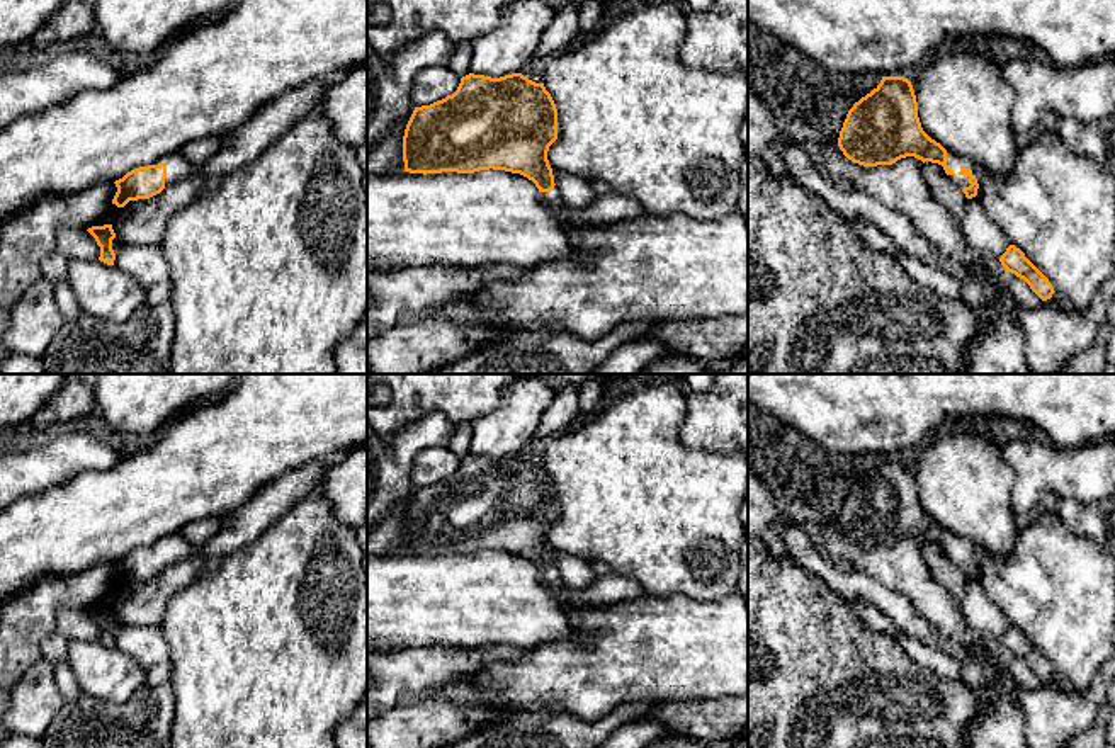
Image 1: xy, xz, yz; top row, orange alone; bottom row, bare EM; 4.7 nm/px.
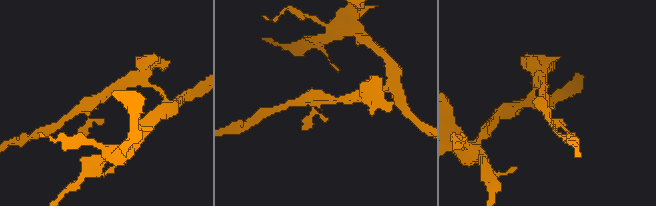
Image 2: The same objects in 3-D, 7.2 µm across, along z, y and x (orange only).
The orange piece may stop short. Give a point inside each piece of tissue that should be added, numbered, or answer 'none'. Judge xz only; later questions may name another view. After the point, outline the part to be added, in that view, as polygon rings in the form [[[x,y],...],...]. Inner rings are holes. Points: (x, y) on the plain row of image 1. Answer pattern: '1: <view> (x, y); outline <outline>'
1: xz (605, 590); outline [[[556,566],[551,573],[539,573],[539,578],[563,604],[602,607],[644,595],[637,581],[619,575],[598,576],[583,592],[569,590]]]

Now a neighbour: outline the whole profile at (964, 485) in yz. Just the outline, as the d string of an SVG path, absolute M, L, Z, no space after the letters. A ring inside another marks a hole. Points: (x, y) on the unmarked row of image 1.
M971 422L943 428L925 450L911 457L911 466L921 508L931 520L994 558L1011 552L1018 534L1010 498L1013 478L993 439Z

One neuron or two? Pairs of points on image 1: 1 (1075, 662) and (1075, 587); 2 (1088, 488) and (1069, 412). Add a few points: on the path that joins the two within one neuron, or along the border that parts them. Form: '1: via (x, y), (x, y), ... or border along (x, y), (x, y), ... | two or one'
1: via (1075, 643), (1075, 606) | one
2: border along (1049, 441), (1061, 447), (1097, 442) | two

